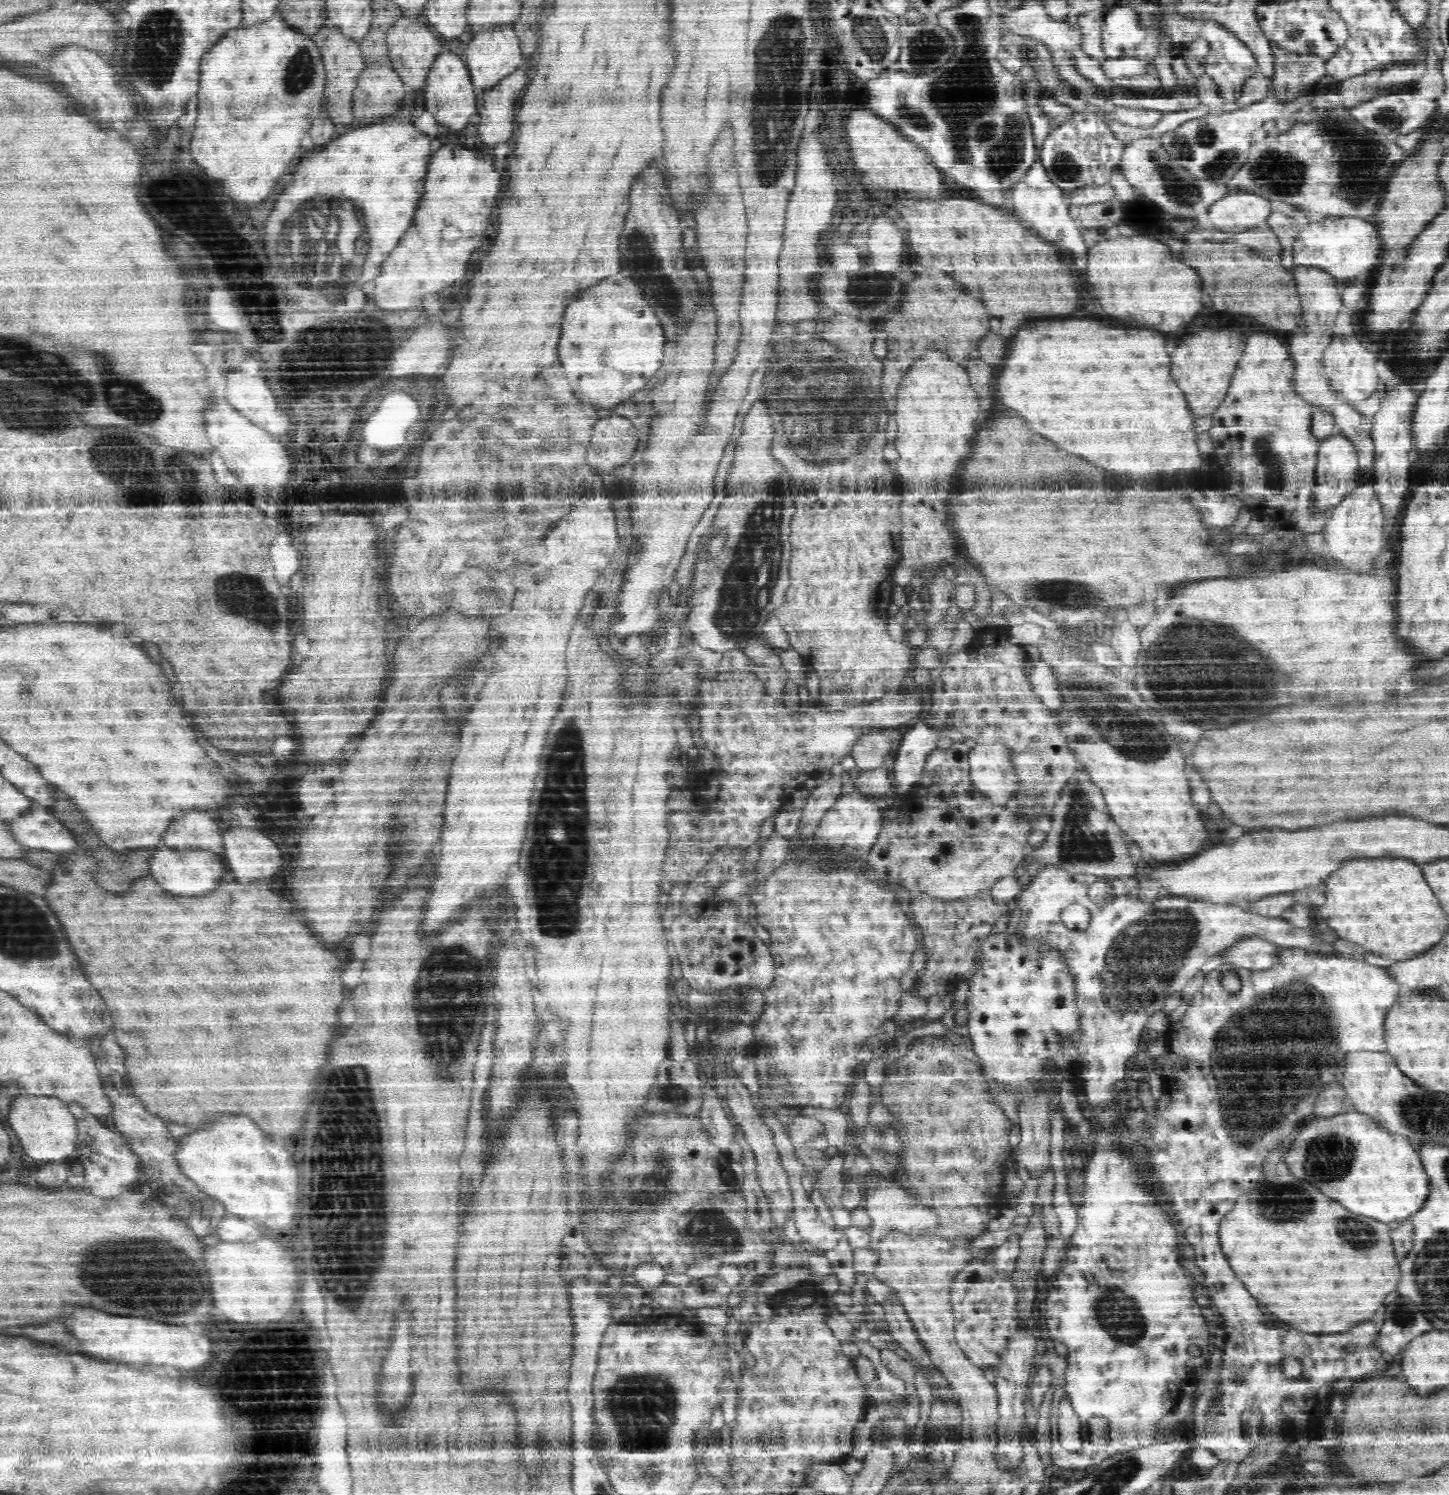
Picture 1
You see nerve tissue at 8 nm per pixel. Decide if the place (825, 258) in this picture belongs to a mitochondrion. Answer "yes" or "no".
no

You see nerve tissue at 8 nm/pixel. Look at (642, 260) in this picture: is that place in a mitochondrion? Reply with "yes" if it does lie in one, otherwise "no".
yes

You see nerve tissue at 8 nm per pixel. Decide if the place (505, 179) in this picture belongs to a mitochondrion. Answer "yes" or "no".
no

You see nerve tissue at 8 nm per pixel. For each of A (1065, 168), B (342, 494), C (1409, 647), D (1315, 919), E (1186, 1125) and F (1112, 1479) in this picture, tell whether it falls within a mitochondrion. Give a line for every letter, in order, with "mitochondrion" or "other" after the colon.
A: mitochondrion
B: other
C: other
D: other
E: other
F: mitochondrion

